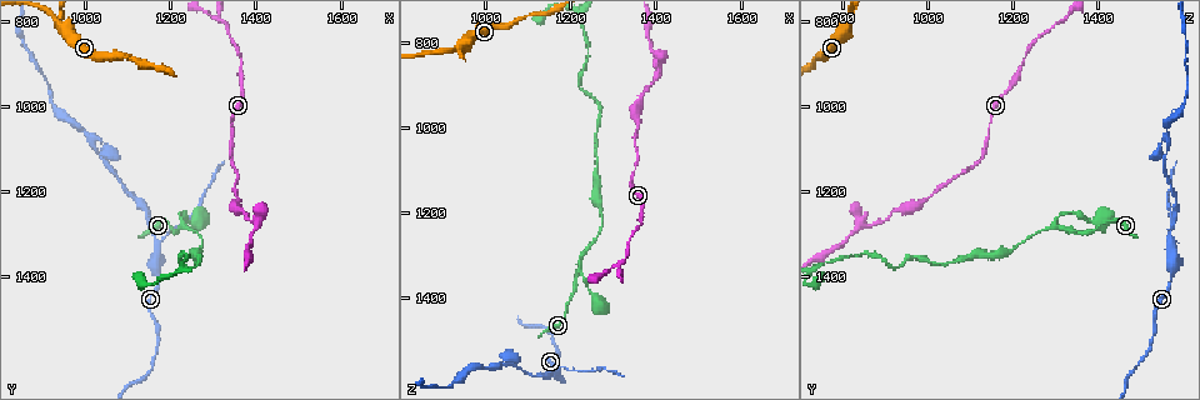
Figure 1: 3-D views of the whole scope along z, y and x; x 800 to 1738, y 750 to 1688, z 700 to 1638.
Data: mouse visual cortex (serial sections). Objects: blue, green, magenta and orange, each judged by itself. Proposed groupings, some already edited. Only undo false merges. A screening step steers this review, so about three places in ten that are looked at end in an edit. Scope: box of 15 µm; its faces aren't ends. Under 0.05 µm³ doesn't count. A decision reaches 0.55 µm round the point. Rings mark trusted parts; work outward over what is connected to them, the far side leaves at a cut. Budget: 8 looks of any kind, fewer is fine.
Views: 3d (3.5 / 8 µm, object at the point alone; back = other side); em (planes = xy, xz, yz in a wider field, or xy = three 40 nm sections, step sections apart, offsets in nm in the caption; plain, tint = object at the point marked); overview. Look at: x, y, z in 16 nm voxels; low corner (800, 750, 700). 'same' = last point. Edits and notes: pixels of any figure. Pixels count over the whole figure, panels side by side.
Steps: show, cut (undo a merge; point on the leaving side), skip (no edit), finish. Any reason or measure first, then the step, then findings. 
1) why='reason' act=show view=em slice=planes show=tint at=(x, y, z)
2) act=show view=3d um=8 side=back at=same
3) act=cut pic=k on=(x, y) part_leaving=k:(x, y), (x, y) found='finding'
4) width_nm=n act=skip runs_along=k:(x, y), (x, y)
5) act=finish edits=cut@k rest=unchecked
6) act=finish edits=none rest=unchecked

why='three-way junction' act=show view=3d um=3.5 at=(1175, 1320, 1565)

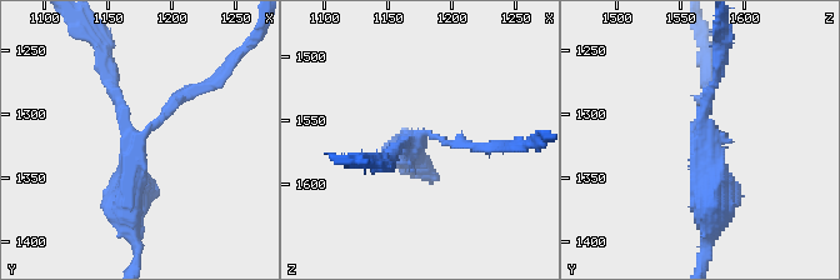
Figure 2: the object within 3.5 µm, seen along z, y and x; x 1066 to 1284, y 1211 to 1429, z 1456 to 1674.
arms=3 arm_widths_nm=100,150,450 act=show view=em slice=xy step=5 show=tint at=(1166, 1322, 1570)

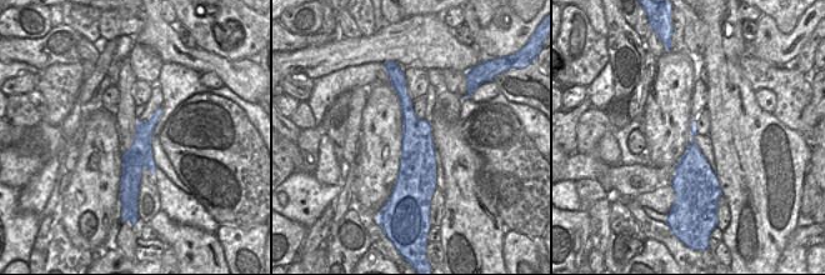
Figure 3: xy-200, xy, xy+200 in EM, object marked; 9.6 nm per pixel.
why='another direction' act=show view=em slice=xy step=1 show=tint at=same

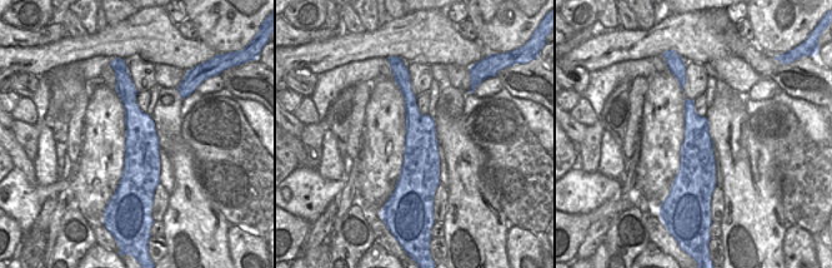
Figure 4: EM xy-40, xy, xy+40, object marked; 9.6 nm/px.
act=cut pic=2 on=(176, 98) part_leaving=2:(149, 126), (241, 53) found='two cells meet here'

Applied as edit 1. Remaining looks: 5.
act=show view=overview

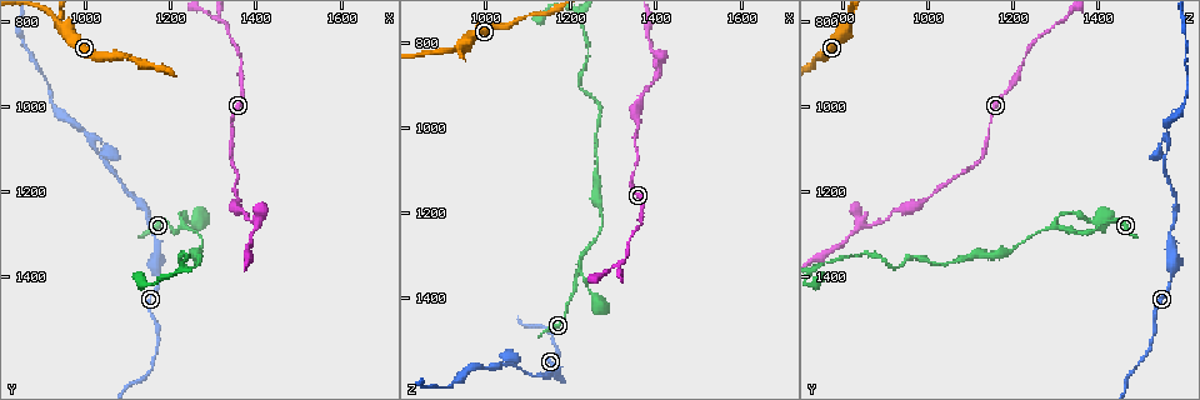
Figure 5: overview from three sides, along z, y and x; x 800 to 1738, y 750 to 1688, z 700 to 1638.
why='abrupt turn' act=show view=3d um=3.5 at=(1230, 1285, 1295)

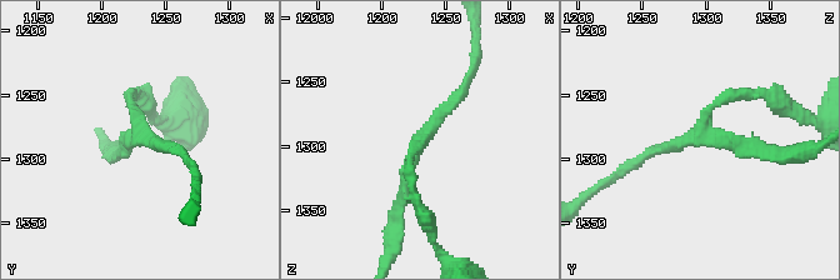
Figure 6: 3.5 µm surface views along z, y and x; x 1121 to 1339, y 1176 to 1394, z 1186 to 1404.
arms=3 arm_widths_nm=150,150,150 act=show view=em slice=xy step=2 show=tint at=(1228, 1282, 1302)

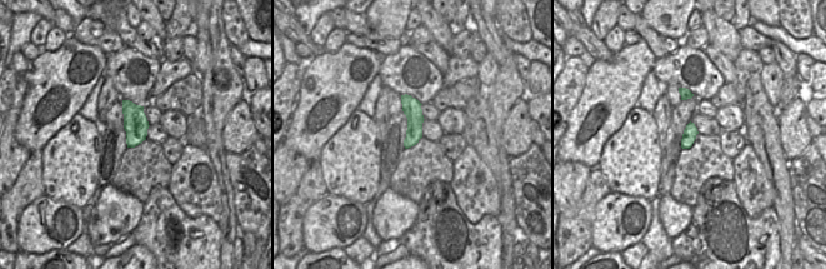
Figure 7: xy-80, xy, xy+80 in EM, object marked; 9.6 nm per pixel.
act=skip found='continuous, no second cell'

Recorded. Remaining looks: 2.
act=finish edits=cut@2 rest=unchecked

